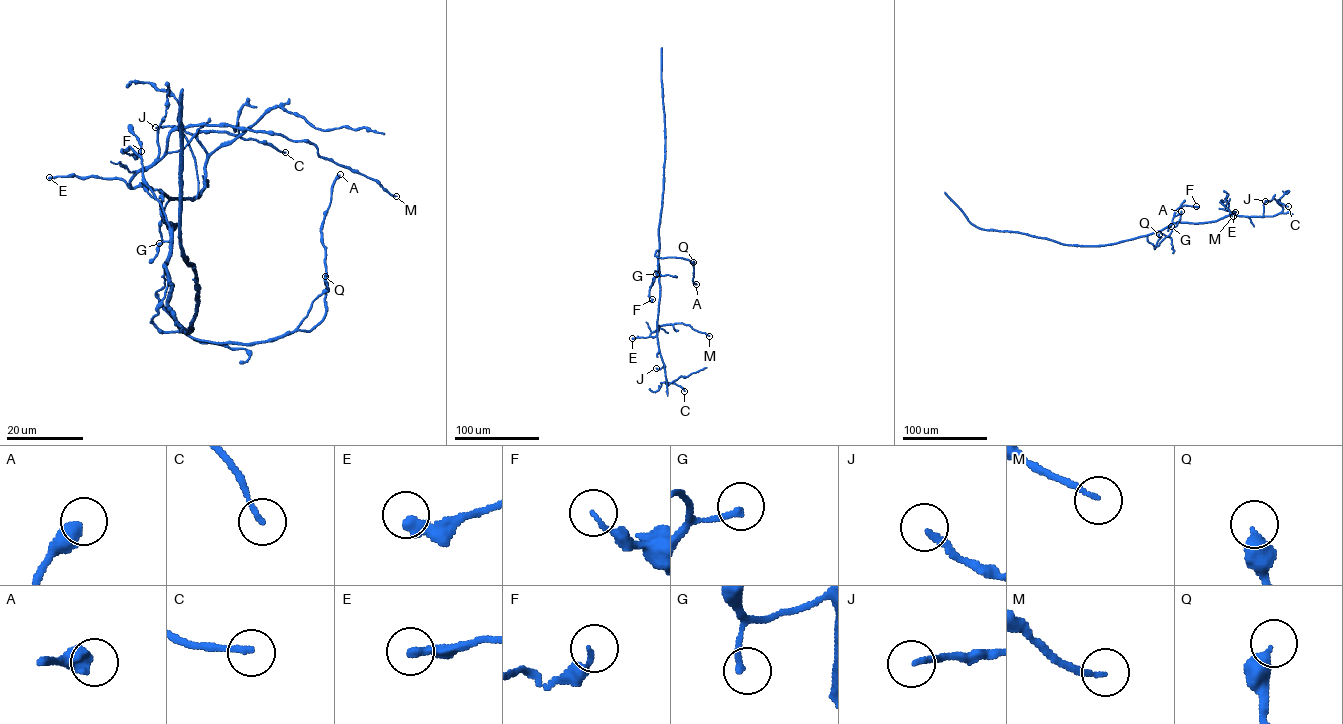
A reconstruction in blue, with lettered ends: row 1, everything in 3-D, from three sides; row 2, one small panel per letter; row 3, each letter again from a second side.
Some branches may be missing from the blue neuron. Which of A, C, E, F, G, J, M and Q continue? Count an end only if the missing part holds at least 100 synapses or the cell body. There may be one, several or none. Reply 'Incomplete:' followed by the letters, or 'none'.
Incomplete: none

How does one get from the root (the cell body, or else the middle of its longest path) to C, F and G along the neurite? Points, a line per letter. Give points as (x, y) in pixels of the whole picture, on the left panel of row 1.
C: (170, 294), (174, 225), (162, 218), (161, 192), (193, 198), (204, 188), (197, 134), (238, 134), (285, 152)
F: (170, 294), (166, 270), (169, 223), (144, 178), (142, 160), (129, 147), (125, 151), (134, 155), (141, 151)
G: (170, 294), (166, 270), (170, 243), (159, 243)

